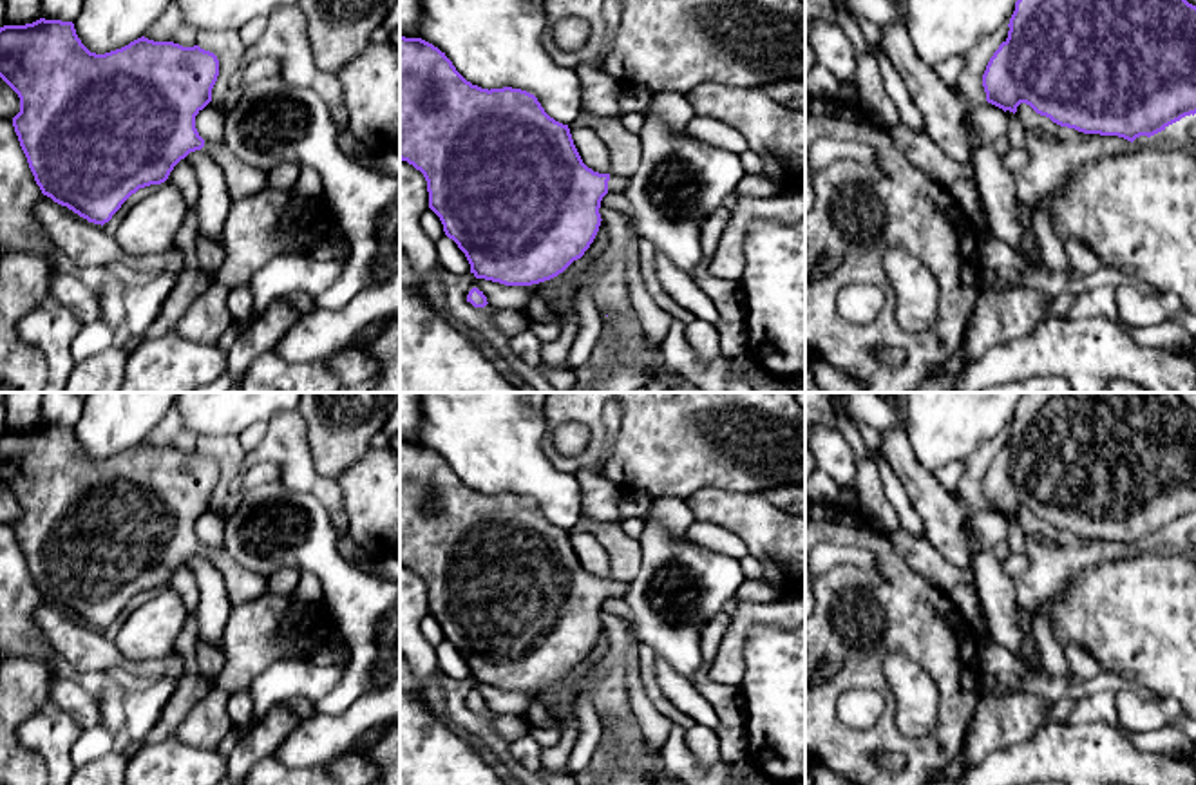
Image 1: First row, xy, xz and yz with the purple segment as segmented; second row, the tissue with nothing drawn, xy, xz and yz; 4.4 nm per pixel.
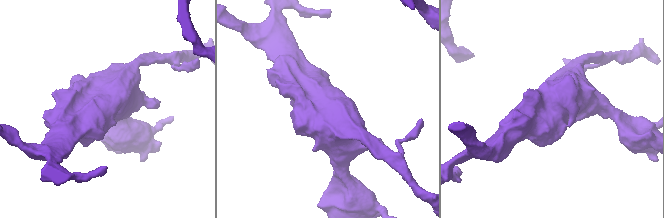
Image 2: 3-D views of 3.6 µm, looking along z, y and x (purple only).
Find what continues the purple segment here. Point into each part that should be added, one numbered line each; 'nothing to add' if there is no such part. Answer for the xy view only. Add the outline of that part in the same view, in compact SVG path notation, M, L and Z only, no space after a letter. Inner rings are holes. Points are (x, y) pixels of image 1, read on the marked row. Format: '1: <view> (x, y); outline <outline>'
1: xy (243, 179); outline M204 141L203 147L221 166L230 199L244 199L268 188L268 170L239 159L224 143Z

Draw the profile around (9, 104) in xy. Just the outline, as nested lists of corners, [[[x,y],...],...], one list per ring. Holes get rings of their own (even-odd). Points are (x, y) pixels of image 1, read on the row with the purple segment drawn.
[[[0,78],[0,118],[13,121],[18,112],[18,94]]]

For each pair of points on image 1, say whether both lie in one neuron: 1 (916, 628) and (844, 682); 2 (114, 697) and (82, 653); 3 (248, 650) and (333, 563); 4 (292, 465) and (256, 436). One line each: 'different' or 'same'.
1: same
2: same
3: different
4: different

